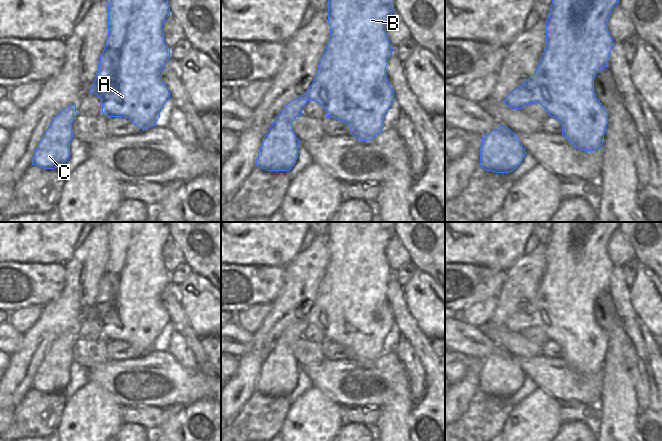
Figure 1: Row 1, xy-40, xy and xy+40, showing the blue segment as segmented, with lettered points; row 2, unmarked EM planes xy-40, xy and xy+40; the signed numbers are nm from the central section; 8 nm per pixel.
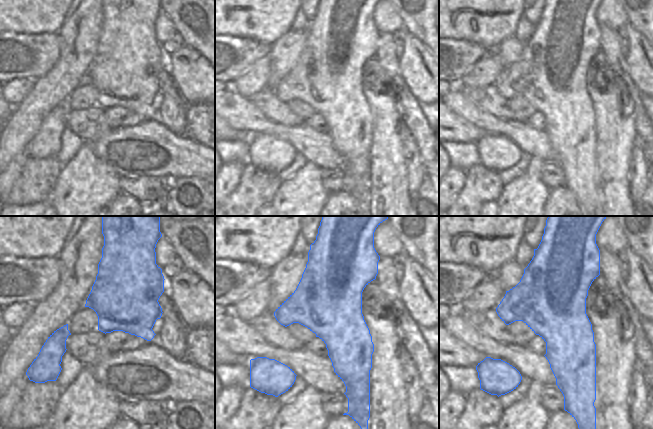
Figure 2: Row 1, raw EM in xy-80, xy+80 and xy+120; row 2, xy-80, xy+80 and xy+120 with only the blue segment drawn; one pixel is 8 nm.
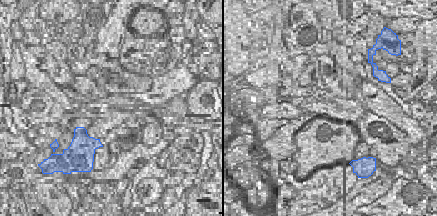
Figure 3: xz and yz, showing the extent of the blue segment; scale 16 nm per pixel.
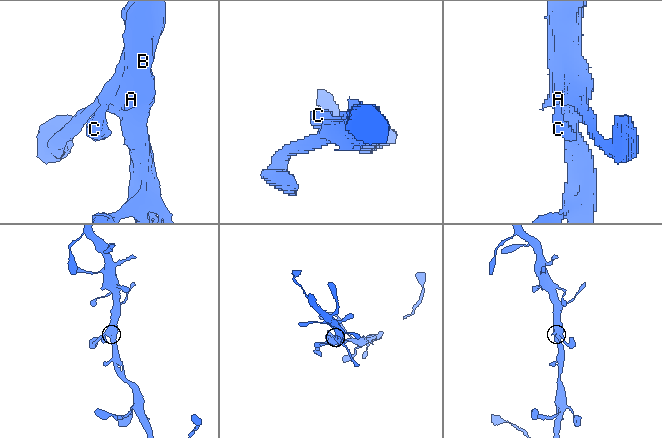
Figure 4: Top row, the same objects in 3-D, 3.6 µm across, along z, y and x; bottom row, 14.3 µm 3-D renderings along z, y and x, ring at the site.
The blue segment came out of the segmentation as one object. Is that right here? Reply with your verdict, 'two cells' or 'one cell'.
one cell

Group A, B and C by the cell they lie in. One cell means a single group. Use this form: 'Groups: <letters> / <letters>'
Groups: A B C.

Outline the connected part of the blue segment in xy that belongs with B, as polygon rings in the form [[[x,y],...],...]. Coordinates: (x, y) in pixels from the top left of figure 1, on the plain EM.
[[[329,222],[328,248],[330,262],[318,288],[316,300],[301,320],[293,323],[278,337],[272,350],[264,360],[256,389],[267,395],[289,395],[298,382],[298,362],[292,354],[292,346],[302,339],[302,332],[307,325],[319,327],[326,336],[326,341],[343,345],[351,358],[361,365],[369,365],[384,352],[384,340],[394,326],[394,316],[386,302],[388,282],[394,275],[386,260],[386,246],[394,236],[395,222]]]

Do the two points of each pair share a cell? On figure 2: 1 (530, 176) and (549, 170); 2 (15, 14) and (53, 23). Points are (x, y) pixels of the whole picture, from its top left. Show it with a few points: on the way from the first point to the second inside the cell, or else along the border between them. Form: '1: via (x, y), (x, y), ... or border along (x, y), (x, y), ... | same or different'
1: border along (543, 163), (540, 180), (549, 189) | different
2: via (24, 14), (35, 14), (41, 20), (44, 20) | same

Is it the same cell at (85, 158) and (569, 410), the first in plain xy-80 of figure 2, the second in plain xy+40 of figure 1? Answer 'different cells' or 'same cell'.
different cells

